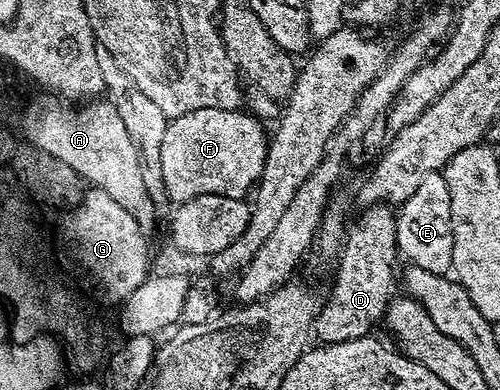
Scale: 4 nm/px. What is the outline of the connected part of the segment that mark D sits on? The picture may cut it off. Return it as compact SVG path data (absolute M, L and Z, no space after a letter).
M367 205L361 210L358 222L349 226L337 262L338 275L330 289L330 298L325 298L319 308L318 318L312 330L323 345L344 343L360 339L371 332L374 324L381 322L395 296L394 257L398 252L398 218L391 206Z

